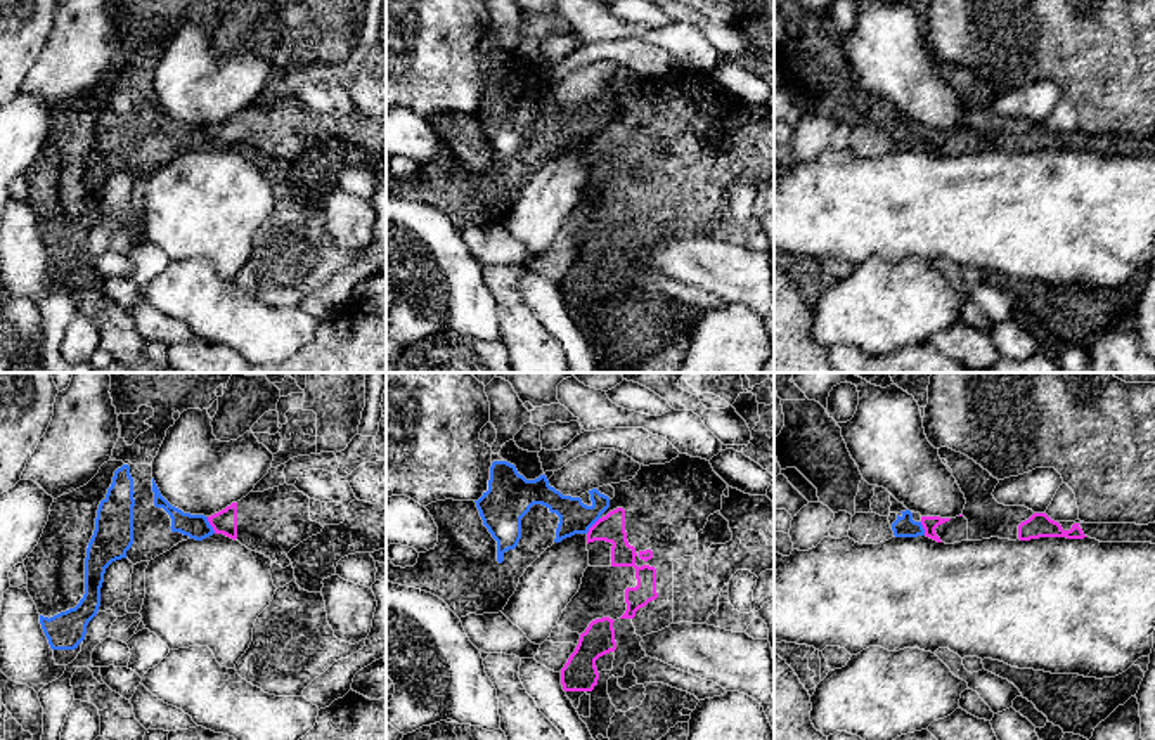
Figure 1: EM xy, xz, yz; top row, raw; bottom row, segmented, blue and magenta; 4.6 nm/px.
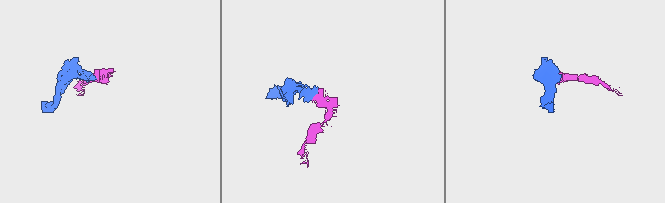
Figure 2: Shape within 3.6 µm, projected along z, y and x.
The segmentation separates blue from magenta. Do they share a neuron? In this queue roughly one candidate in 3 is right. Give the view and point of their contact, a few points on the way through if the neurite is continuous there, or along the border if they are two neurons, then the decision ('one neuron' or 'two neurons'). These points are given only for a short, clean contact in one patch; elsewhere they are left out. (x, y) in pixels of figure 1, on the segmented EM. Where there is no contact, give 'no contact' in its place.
xy (210, 525) | along xy (206, 517), (215, 532) | two neurons

